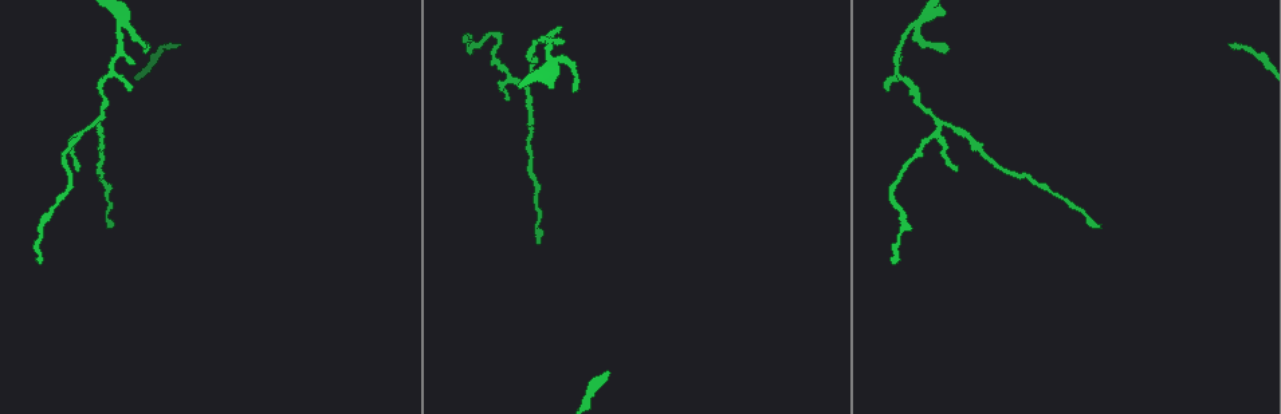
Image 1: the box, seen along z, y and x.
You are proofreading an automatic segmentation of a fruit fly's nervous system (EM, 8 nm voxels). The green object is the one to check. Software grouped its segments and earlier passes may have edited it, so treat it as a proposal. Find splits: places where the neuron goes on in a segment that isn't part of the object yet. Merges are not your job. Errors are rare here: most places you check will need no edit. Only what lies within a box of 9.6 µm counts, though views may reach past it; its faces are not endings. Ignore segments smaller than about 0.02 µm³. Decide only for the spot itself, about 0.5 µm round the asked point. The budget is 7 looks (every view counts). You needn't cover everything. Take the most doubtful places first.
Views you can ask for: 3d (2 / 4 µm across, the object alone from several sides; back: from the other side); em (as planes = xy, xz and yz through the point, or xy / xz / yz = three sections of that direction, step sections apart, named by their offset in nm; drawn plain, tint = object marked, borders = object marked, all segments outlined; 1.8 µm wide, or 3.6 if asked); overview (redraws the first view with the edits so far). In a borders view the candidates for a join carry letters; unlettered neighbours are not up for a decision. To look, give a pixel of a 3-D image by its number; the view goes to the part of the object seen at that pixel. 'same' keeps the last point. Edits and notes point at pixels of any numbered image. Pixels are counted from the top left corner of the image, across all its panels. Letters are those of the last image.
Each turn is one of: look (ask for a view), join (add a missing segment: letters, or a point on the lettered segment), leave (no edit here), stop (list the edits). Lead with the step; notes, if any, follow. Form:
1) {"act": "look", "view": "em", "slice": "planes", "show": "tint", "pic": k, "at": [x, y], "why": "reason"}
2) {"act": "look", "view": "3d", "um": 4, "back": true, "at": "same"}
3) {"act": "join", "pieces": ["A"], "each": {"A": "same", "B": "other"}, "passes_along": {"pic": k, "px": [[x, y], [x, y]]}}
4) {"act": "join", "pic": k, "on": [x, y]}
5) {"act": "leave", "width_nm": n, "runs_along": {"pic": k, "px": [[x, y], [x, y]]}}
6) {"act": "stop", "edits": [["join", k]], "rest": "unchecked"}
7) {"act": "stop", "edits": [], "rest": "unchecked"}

{"act": "look", "view": "em", "slice": "xz", "step": 4, "show": "tint", "pic": 1, "at": [948, 46], "why": "free end"}

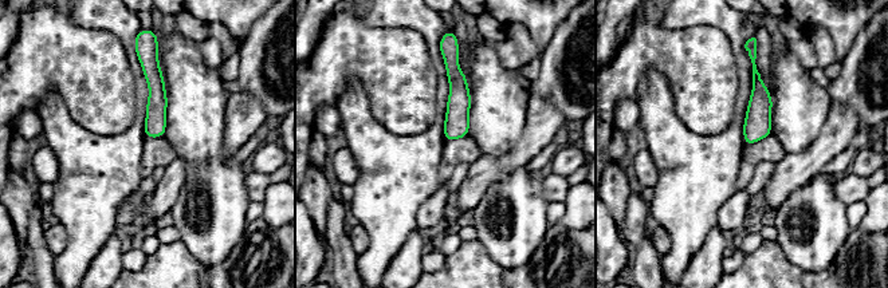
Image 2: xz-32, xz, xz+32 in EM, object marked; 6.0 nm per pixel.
{"act": "look", "view": "em", "slice": "planes", "show": "tint", "at": "same"}

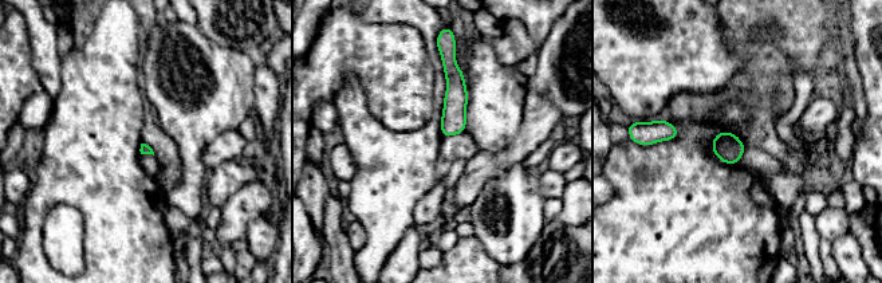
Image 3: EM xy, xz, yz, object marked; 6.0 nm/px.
{"act": "look", "view": "em", "slice": "planes", "show": "borders", "at": "same", "why": "see the neighbours"}

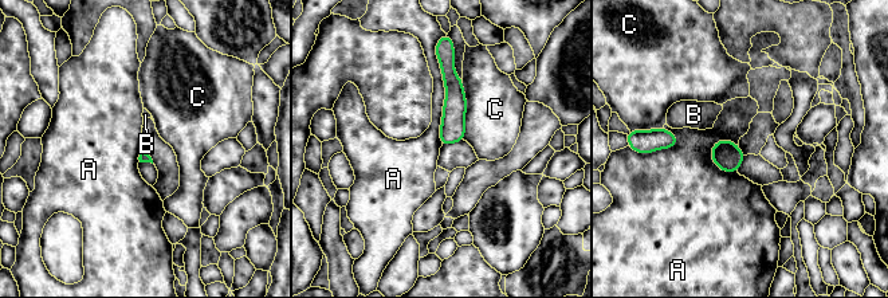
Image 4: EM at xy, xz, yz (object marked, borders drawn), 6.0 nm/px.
{"act": "leave", "each": {"A": "other", "B": "other", "C": "other"}, "border": {"pic": 4, "px": [[435, 55], [444, 86], [441, 145]]}, "found": "none of them fits"}

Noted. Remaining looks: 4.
{"act": "look", "view": "em", "um": 3.6, "slice": "xy", "step": 8, "show": "borders", "pic": 1, "at": [94, 121], "why": "two arms in line, one across"}

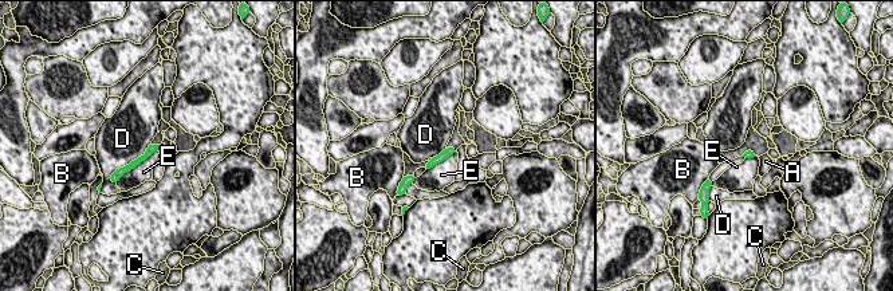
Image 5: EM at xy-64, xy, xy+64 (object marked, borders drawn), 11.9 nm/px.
{"act": "leave", "each": {"A": "other", "B": "other", "C": "other", "D": "other", "E": "other"}, "runs_along": {"pic": 5, "px": [[154, 148], [130, 166], [114, 175]]}, "found": "none of them fits"}

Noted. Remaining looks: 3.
{"act": "look", "view": "em", "slice": "planes", "show": "borders", "pic": 1, "at": [537, 244]}

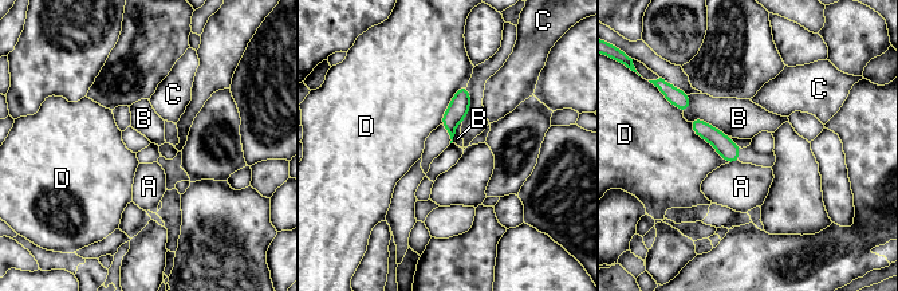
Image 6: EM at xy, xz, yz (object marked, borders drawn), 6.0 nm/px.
{"act": "leave", "width_nm": 110, "each": {"A": "other", "B": "other", "C": "other", "D": "other"}, "runs_along": {"pic": 6, "px": [[694, 122], [735, 158]]}, "found": "none of them fits"}

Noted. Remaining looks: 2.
{"act": "stop", "edits": [], "rest": "unchecked"}

